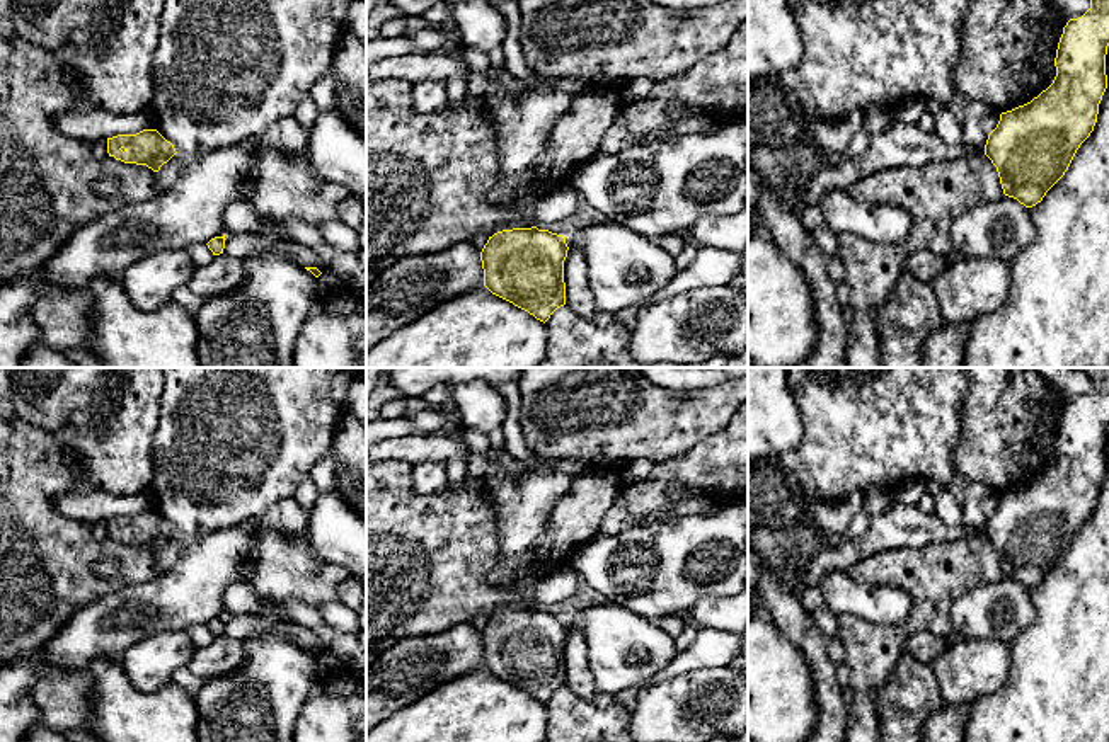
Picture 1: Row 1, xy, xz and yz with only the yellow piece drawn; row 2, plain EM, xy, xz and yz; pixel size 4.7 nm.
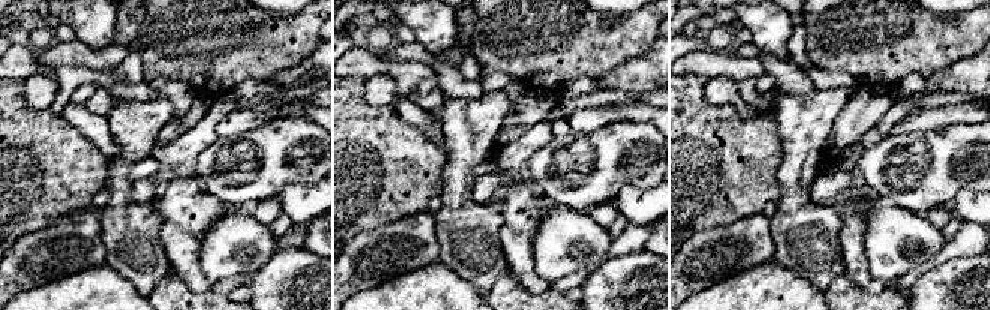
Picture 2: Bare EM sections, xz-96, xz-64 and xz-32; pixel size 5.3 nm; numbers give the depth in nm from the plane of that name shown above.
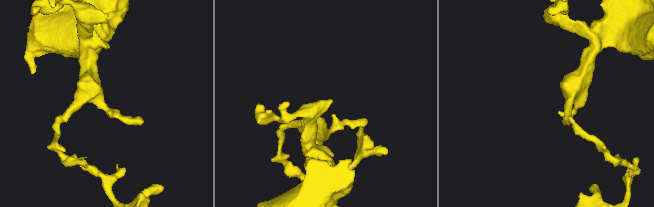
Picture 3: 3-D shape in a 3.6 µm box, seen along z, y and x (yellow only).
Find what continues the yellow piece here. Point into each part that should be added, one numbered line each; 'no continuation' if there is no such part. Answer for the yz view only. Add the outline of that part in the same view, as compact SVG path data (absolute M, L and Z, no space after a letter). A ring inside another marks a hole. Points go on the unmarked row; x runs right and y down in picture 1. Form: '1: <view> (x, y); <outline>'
no continuation

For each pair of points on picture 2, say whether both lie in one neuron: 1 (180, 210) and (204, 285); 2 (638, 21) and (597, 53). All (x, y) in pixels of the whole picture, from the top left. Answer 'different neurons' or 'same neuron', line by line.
1: same neuron
2: same neuron

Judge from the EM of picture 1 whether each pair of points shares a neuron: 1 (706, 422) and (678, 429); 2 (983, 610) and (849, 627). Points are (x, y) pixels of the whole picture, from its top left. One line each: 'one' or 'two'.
1: one
2: two

